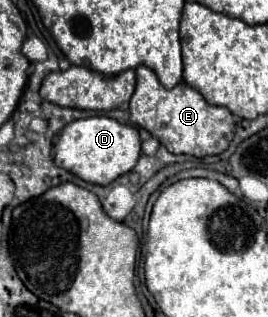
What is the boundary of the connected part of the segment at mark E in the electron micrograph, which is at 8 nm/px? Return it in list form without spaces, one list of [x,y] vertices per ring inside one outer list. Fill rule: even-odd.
[[[144,65],[136,69],[136,91],[129,101],[129,120],[132,125],[150,131],[150,135],[176,155],[220,155],[234,137],[234,117],[226,107],[206,103],[204,97],[186,83],[178,83],[172,89],[162,87],[154,71]]]

